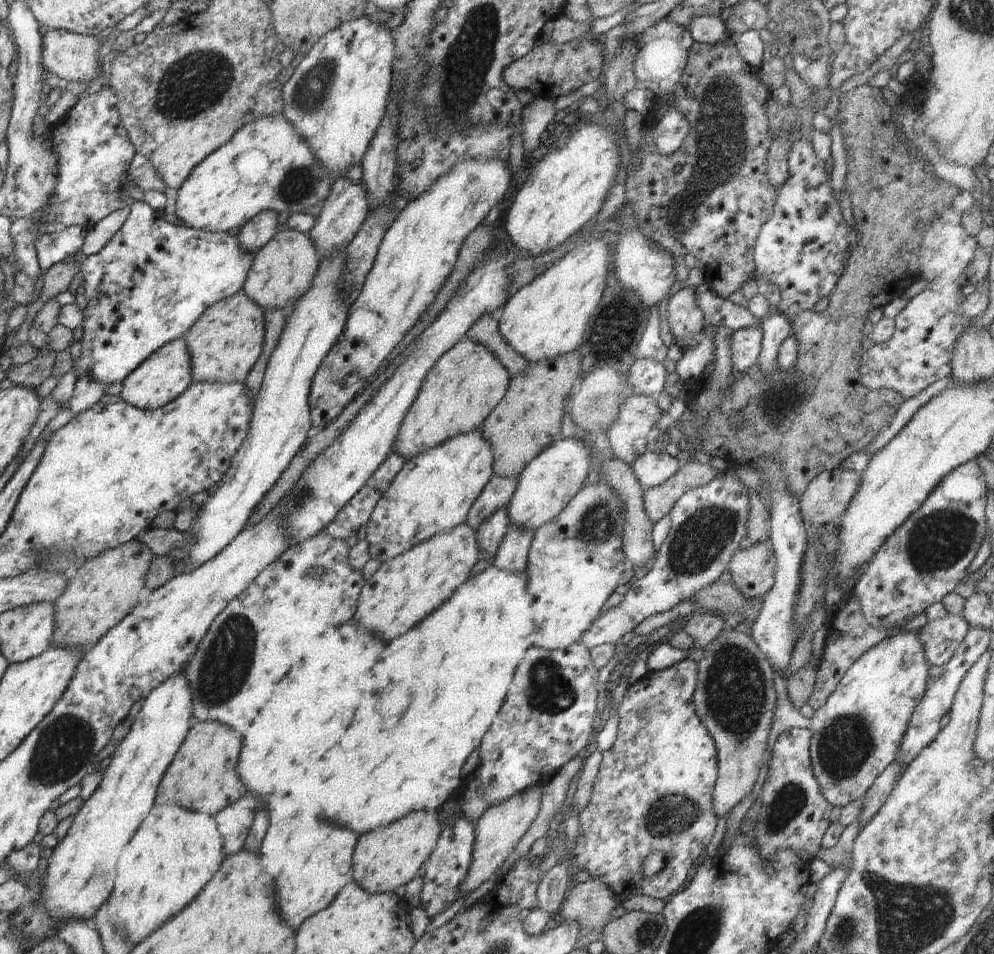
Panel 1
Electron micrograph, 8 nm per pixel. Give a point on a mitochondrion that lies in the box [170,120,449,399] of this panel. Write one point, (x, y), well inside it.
(299, 183)

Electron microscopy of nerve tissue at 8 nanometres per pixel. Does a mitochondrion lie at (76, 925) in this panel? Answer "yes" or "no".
no

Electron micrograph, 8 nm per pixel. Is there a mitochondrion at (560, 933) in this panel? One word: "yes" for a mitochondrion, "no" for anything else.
no

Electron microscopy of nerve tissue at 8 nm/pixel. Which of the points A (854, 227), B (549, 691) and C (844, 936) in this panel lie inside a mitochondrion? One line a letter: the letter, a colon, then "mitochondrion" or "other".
A: other
B: mitochondrion
C: mitochondrion

